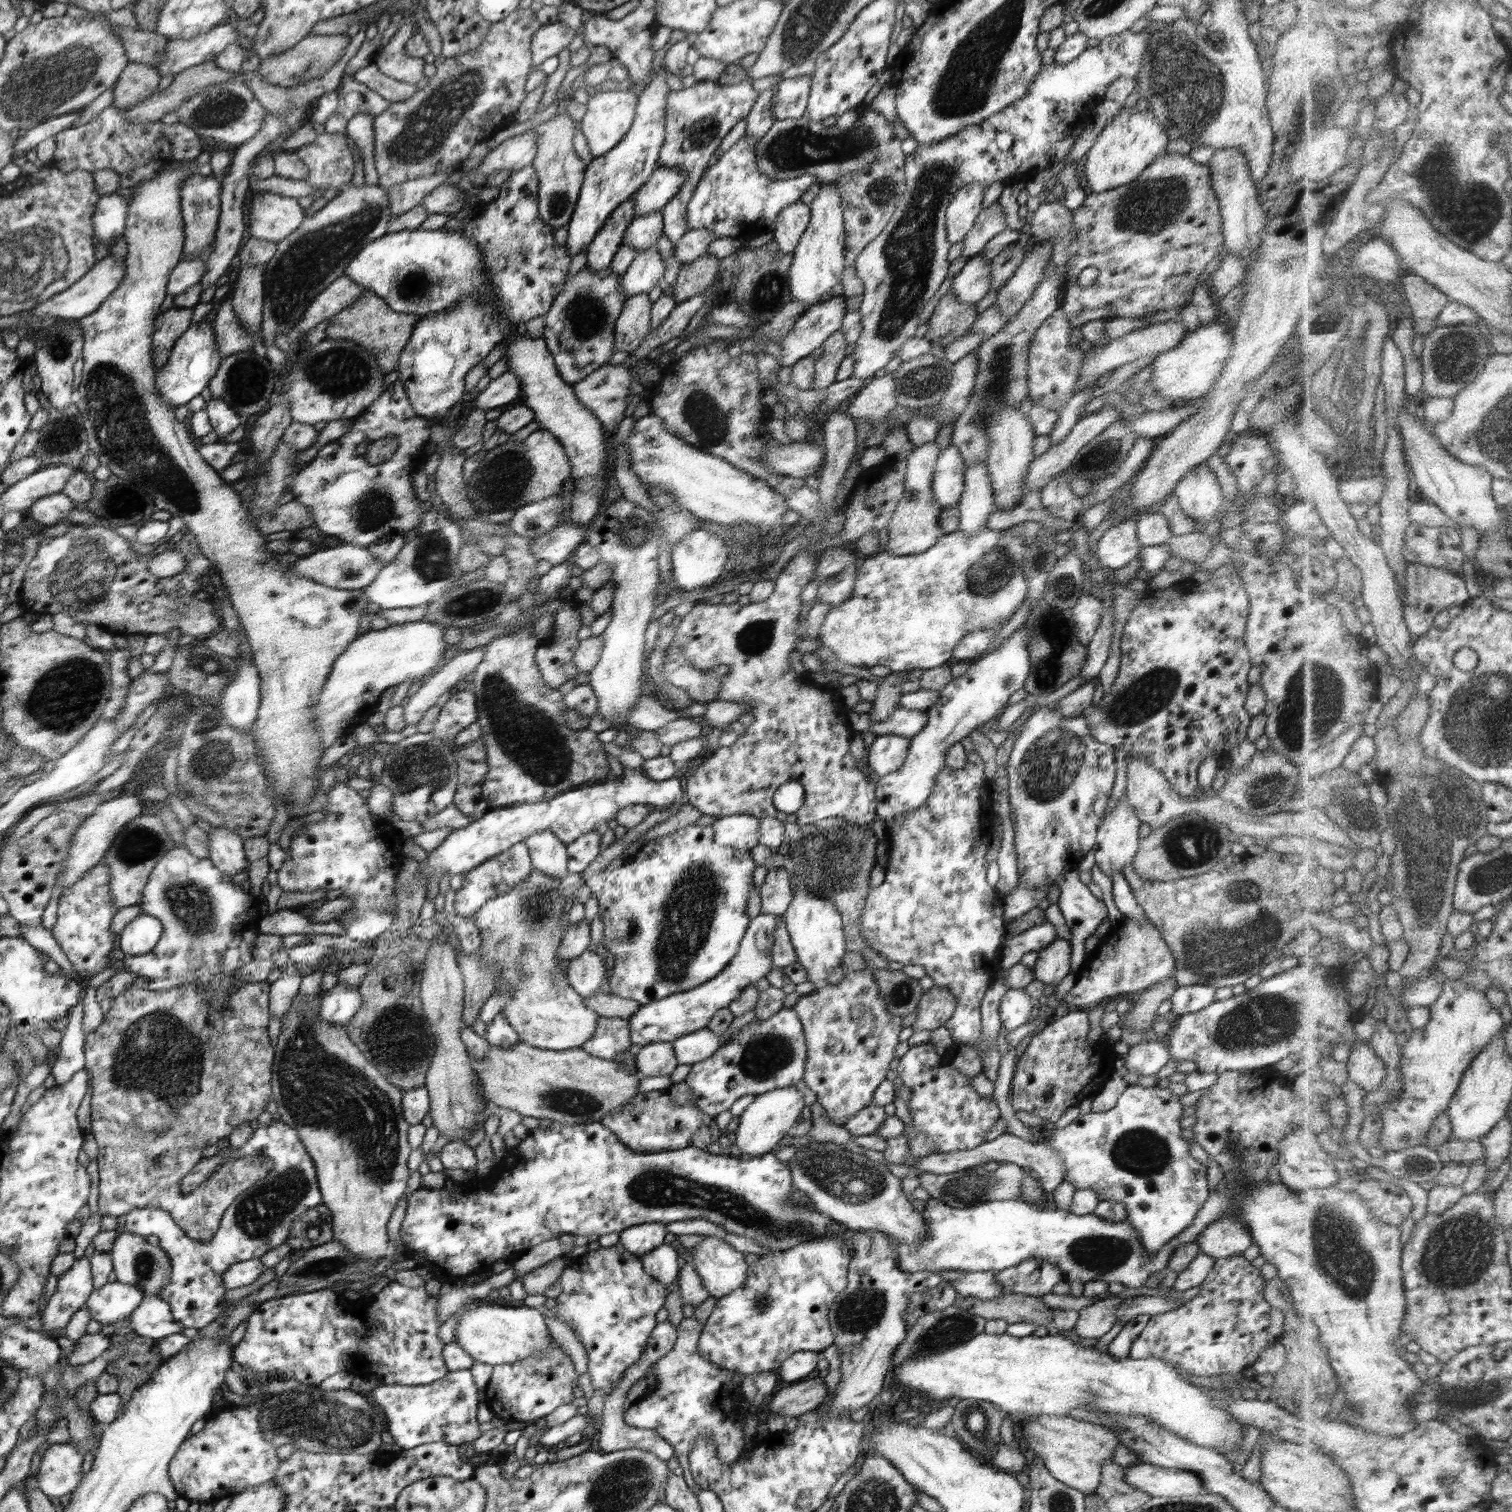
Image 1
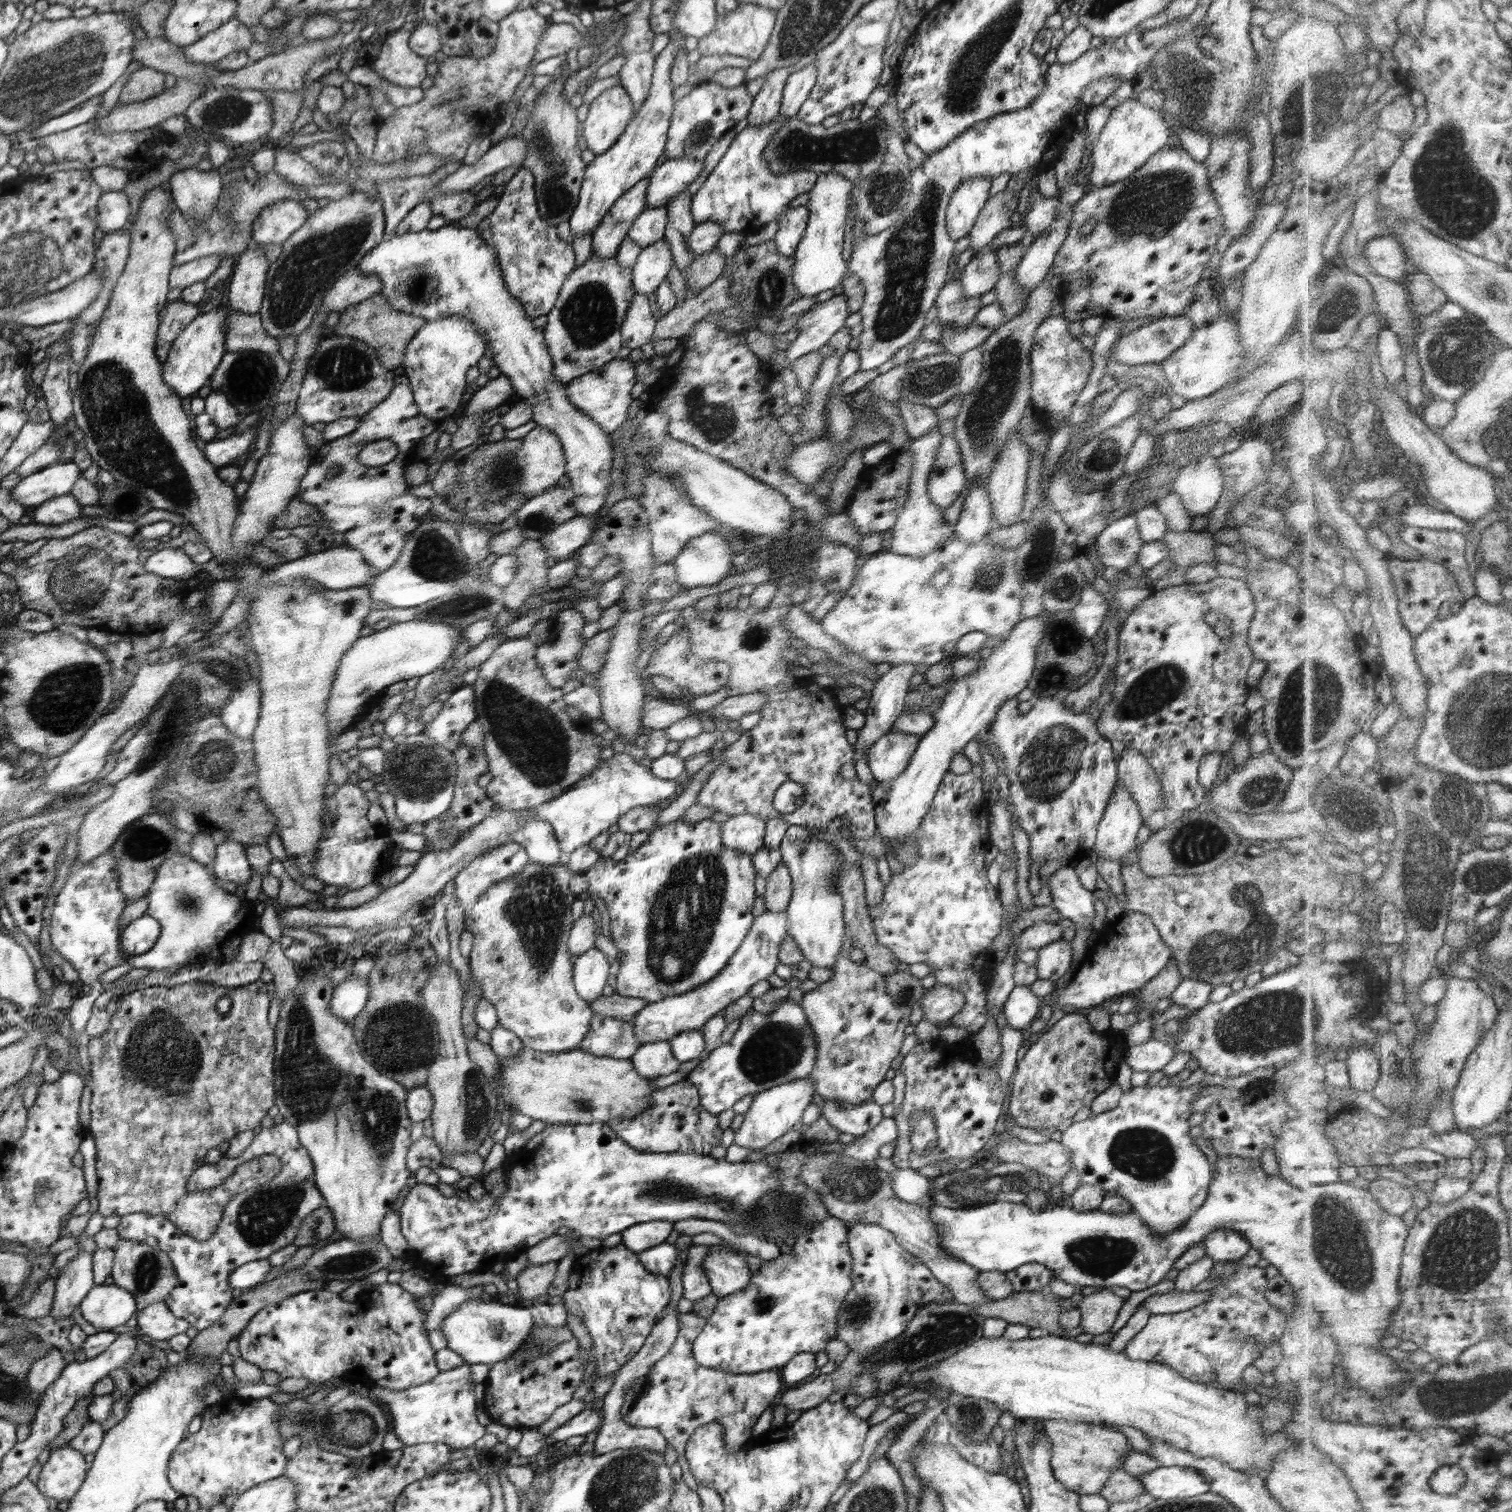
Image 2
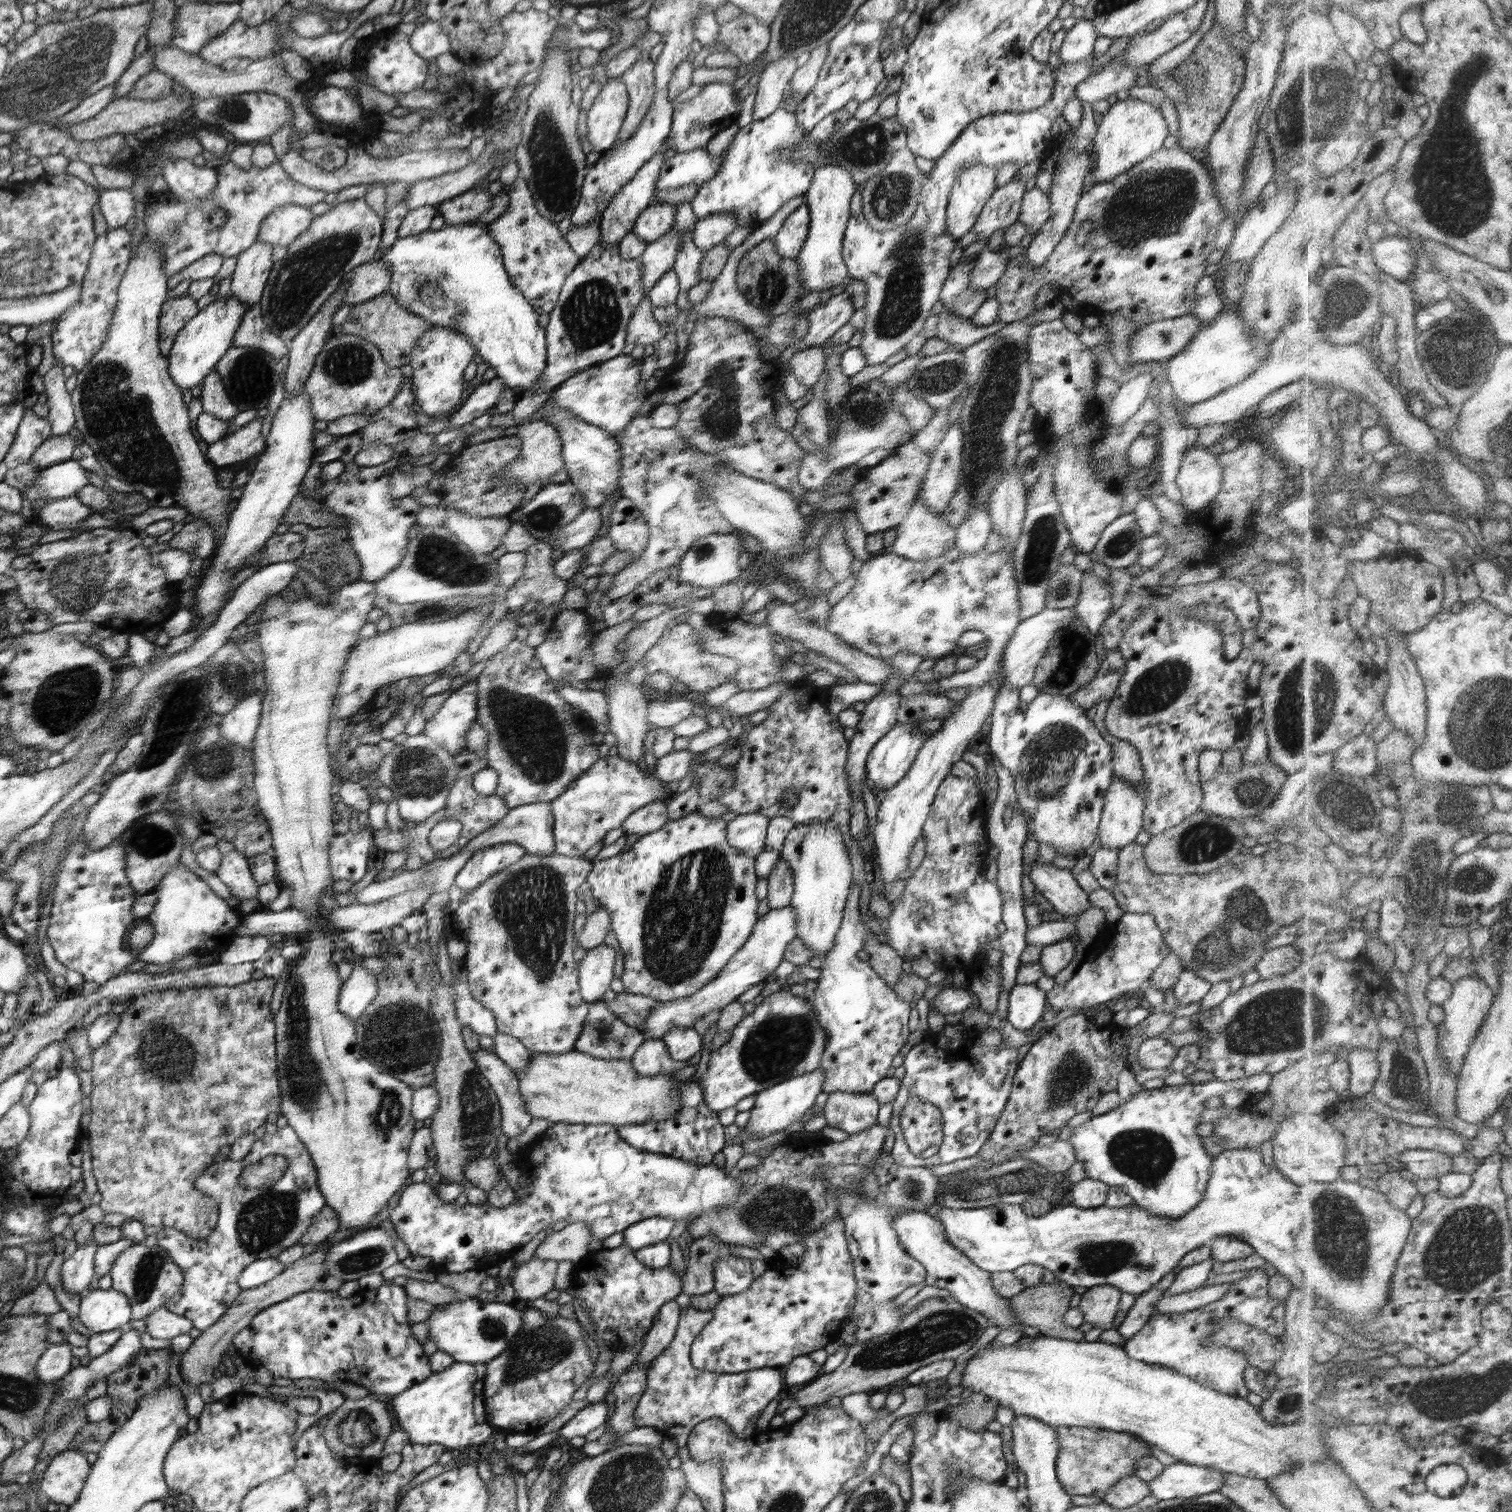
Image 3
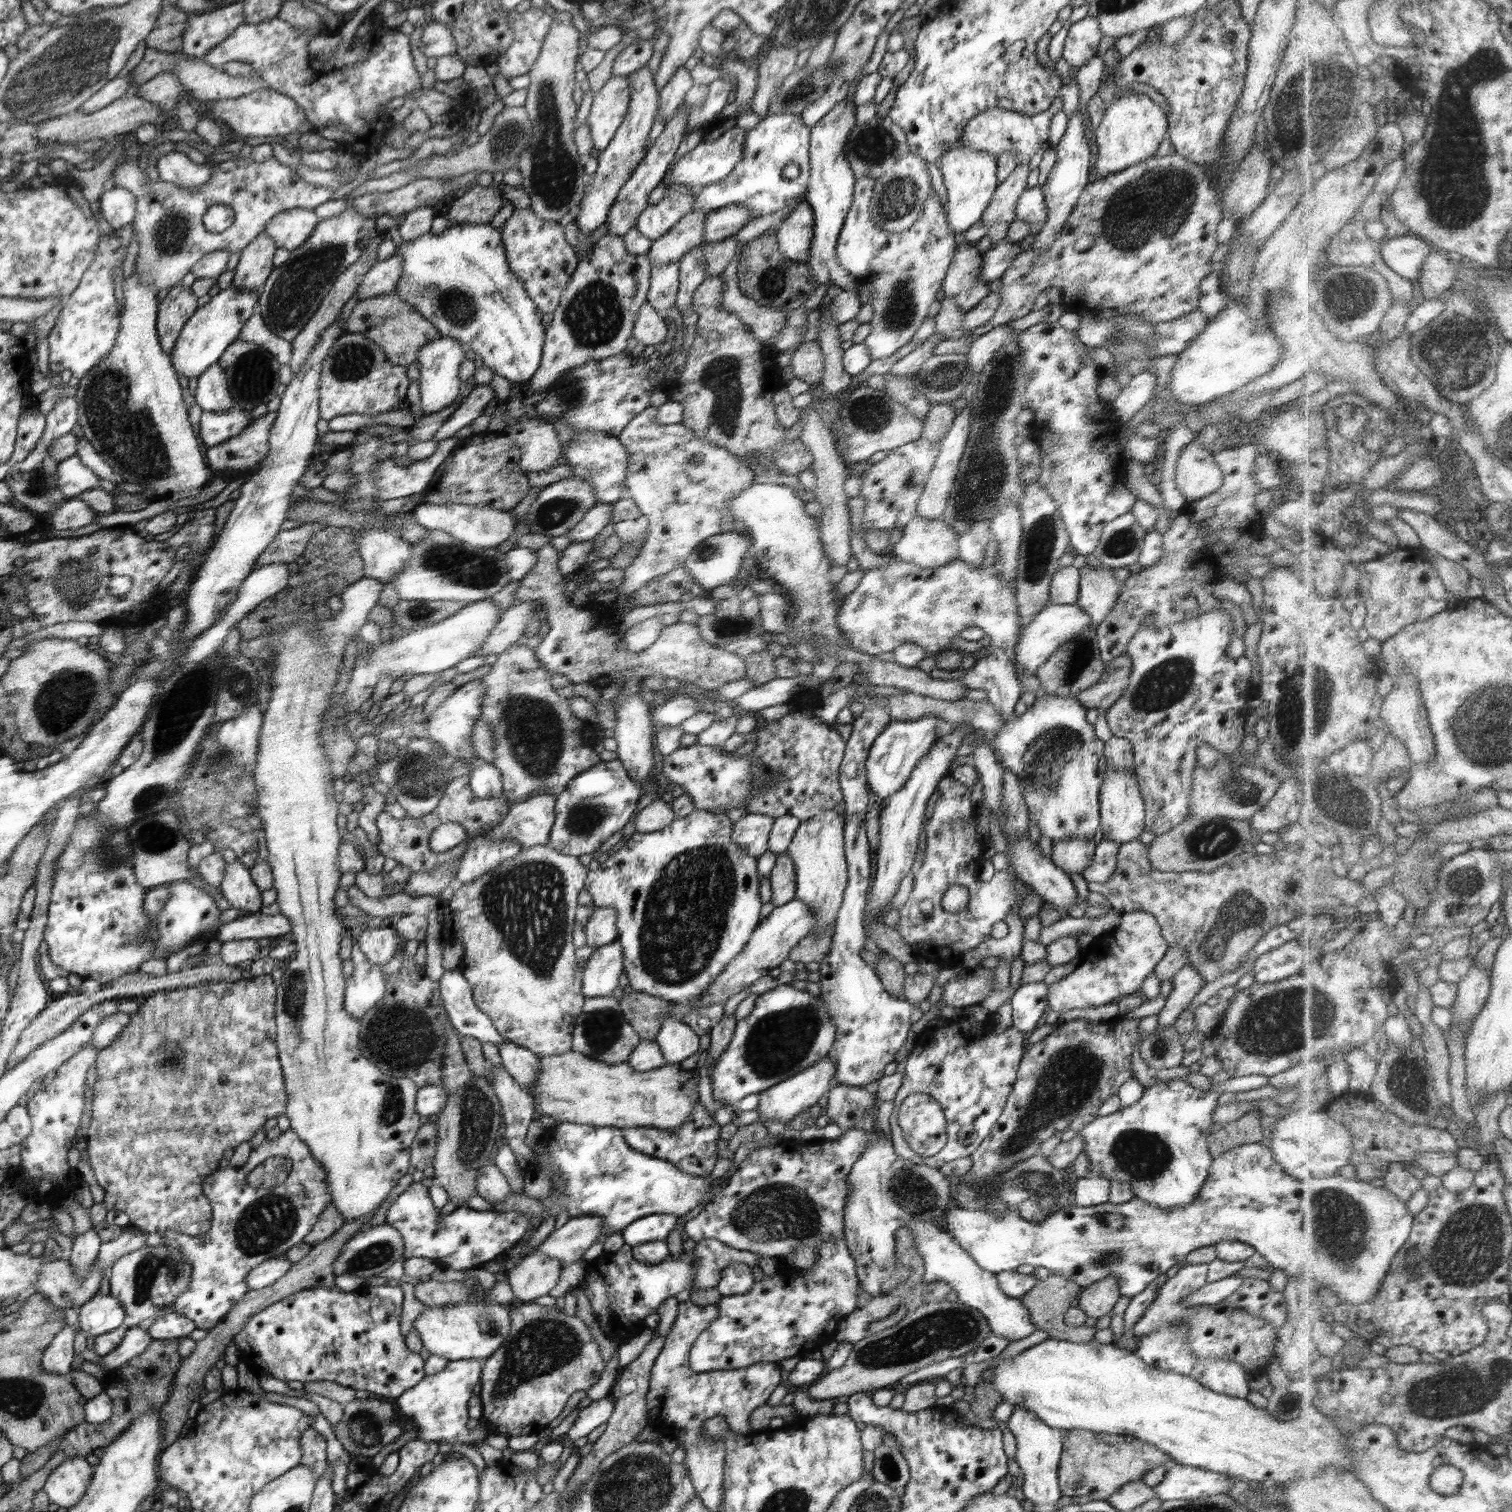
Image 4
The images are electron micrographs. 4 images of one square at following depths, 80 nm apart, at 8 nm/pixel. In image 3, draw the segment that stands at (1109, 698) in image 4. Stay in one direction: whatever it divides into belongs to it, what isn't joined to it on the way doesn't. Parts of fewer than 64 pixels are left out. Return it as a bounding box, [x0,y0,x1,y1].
[1068,649,1126,709]

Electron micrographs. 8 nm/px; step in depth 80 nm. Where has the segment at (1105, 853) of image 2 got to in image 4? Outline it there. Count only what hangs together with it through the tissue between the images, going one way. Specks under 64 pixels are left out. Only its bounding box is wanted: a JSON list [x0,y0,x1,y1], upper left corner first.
[1099,768,1145,844]

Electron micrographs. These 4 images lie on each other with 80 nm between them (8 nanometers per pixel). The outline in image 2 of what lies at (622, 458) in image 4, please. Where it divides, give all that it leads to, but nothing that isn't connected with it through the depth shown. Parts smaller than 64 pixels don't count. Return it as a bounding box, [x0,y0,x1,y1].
[354,224,614,516]

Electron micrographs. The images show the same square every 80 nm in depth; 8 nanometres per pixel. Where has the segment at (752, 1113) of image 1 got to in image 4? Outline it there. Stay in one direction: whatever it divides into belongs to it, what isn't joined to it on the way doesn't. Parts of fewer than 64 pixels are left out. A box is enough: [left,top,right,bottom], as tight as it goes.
[757,1057,835,1124]

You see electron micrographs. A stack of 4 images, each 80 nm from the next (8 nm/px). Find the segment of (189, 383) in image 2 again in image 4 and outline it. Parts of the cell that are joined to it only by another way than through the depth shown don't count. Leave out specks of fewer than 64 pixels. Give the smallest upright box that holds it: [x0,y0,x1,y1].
[172,284,260,378]

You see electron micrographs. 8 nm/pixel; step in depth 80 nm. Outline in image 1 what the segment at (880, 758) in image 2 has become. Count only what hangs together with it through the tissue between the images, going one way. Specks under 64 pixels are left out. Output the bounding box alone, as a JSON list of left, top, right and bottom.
[867,735,909,778]

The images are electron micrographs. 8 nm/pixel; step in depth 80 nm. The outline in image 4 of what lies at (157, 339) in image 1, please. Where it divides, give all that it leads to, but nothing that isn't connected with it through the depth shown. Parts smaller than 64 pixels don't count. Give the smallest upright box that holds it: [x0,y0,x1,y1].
[158,284,198,354]

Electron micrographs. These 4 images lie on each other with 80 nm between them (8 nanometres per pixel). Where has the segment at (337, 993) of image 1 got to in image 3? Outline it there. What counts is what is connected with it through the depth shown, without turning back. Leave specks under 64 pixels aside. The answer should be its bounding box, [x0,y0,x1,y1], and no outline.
[339,956,379,1020]

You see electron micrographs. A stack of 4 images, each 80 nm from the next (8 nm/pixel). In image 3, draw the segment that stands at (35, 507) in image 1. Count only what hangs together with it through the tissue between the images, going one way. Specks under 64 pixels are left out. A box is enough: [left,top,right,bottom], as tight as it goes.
[35,496,91,531]

